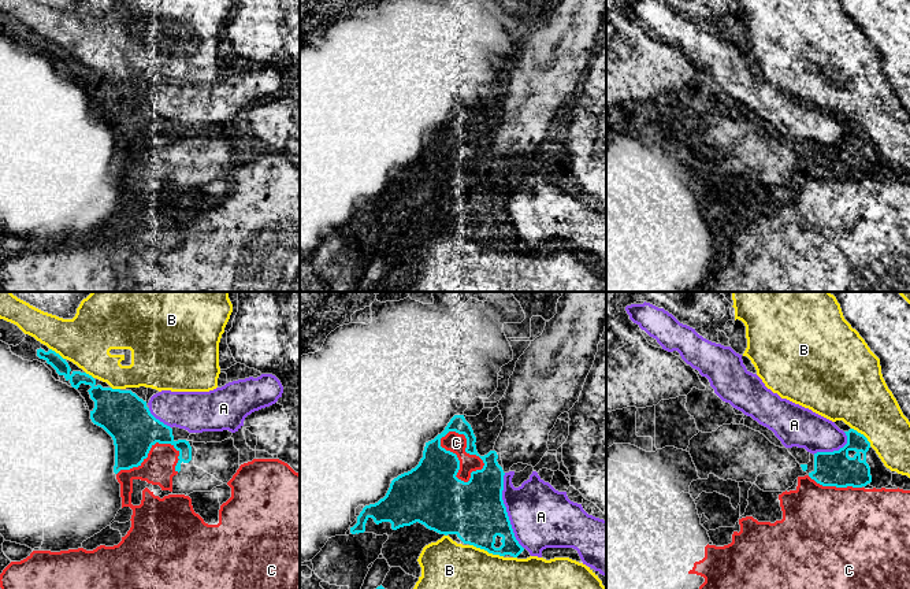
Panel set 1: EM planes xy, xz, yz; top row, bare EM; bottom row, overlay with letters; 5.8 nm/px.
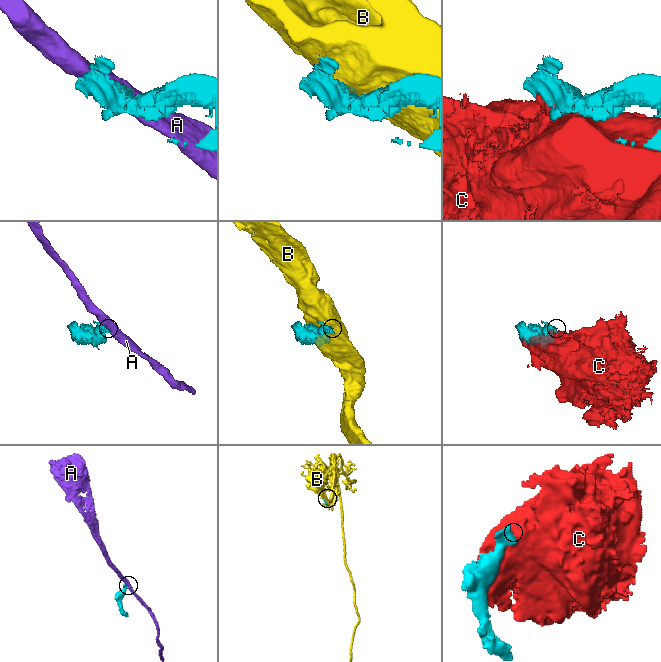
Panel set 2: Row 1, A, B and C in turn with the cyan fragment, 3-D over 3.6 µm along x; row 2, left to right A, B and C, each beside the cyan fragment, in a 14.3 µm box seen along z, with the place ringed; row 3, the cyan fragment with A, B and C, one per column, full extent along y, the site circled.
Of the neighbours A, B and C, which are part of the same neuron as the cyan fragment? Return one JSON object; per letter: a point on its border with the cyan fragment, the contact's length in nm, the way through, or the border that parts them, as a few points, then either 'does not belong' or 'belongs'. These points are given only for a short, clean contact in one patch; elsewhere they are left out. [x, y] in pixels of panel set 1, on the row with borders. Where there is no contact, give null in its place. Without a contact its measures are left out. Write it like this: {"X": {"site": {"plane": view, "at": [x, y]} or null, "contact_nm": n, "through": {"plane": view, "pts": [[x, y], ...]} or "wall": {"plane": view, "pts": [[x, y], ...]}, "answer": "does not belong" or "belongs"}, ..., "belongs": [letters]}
{"A": {"site": {"plane": "xz", "at": [505, 511]}, "contact_nm": 460, "answer": "does not belong"}, "B": {"site": {"plane": "xz", "at": [486, 549]}, "contact_nm": 220, "answer": "does not belong"}, "C": {"site": {"plane": "xz", "at": [456, 456]}, "contact_nm": 320, "answer": "does not belong"}, "belongs": []}

